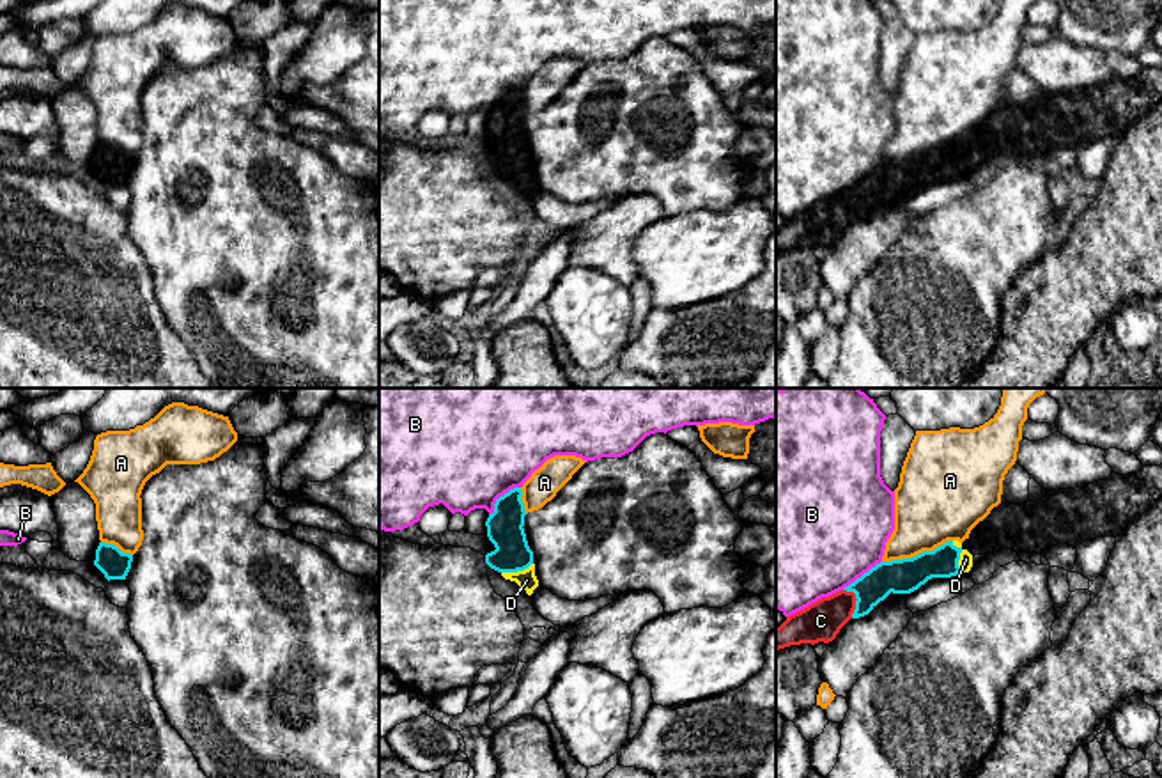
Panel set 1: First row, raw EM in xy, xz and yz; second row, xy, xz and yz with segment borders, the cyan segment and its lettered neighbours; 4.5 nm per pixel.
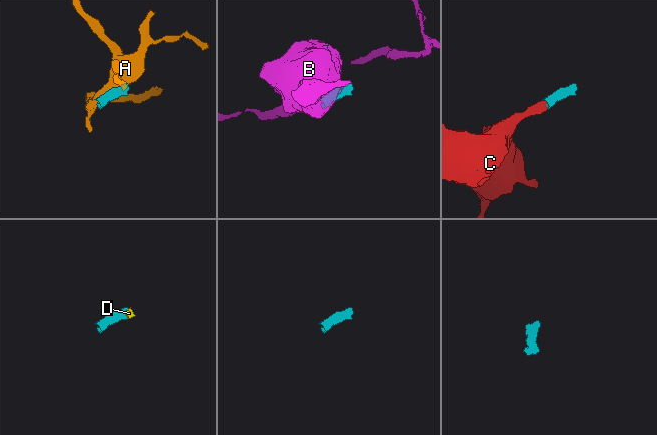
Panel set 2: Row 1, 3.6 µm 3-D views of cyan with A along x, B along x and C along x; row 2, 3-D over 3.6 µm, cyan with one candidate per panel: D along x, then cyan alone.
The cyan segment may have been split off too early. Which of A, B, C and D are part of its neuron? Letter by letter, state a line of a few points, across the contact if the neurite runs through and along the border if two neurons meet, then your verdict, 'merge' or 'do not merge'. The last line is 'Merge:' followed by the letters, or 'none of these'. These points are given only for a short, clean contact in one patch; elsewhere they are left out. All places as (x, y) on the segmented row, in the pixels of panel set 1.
A: do not merge
B: xz (519, 486), (505, 491), (489, 514) | do not merge
C: yz (900, 576), (883, 578), (856, 601), (840, 606), (821, 621) | merge
D: yz (907, 575), (929, 564), (959, 557), (966, 559) | merge
Merge: C, D

